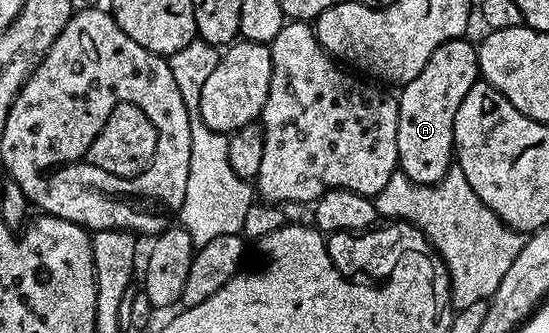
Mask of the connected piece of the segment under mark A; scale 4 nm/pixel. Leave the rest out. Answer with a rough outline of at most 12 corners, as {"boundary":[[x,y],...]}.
{"boundary":[[455,38],[403,83],[398,170],[433,186],[454,162],[454,116],[480,78]]}

